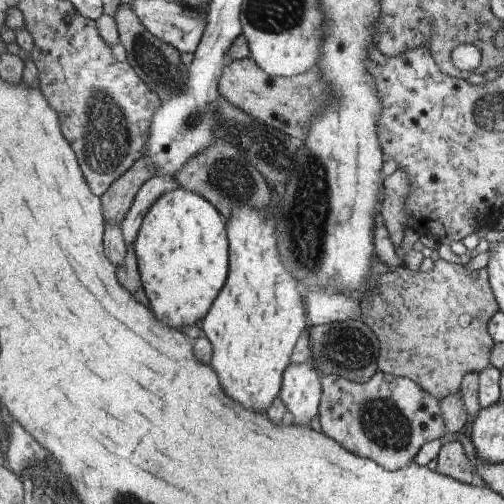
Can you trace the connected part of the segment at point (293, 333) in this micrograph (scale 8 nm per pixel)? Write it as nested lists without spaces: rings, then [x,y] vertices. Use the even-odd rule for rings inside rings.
[[[242,204],[233,208],[231,216],[226,220],[230,240],[230,274],[226,286],[202,322],[203,334],[215,348],[213,368],[219,372],[223,386],[227,386],[227,394],[233,400],[239,400],[243,406],[255,408],[255,412],[265,412],[280,396],[283,377],[292,363],[295,345],[303,330],[310,327],[303,302],[304,284],[284,263],[278,226],[265,211],[261,207],[251,208],[251,205]]]

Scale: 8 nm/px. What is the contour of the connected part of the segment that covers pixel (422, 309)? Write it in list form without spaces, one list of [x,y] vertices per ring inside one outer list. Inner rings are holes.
[[[440,258],[424,273],[412,271],[401,264],[373,278],[371,292],[366,293],[361,302],[367,302],[369,308],[361,319],[367,318],[367,324],[378,339],[377,370],[410,378],[432,397],[443,400],[459,391],[463,375],[473,371],[480,373],[489,364],[490,350],[495,342],[487,333],[487,321],[497,311],[497,304],[485,269],[481,269],[473,280],[464,266],[455,266],[455,263]]]

